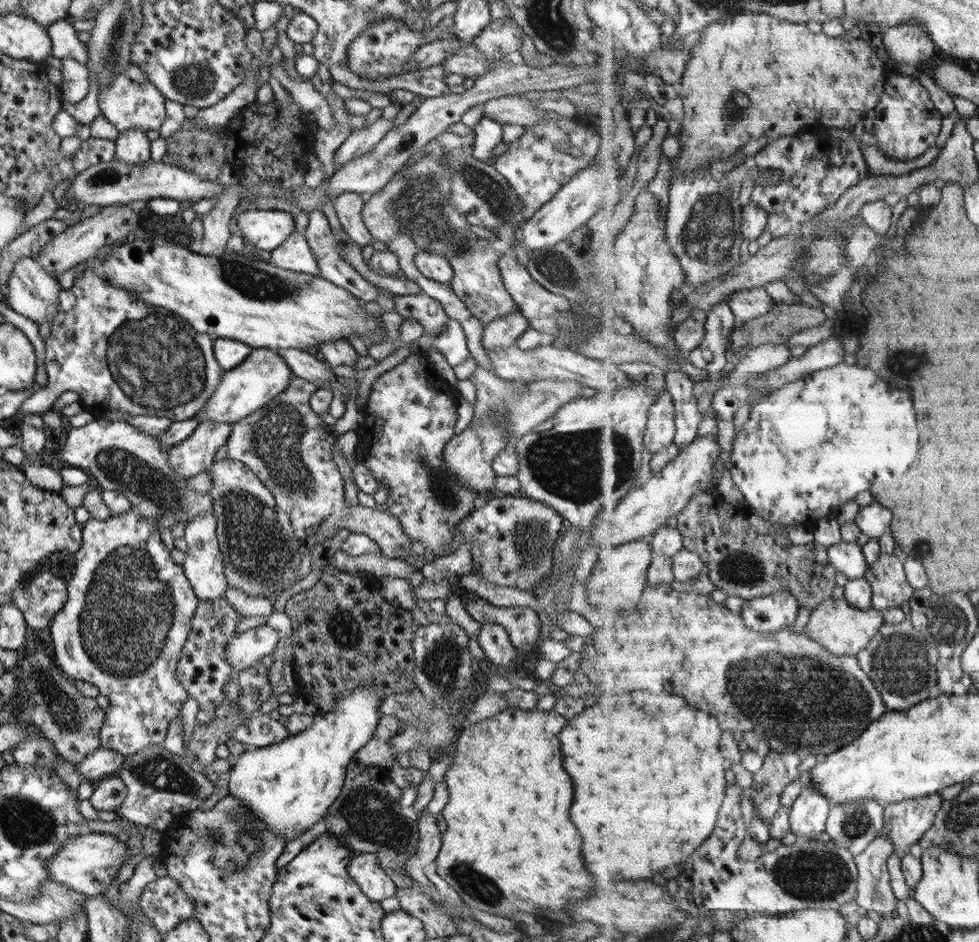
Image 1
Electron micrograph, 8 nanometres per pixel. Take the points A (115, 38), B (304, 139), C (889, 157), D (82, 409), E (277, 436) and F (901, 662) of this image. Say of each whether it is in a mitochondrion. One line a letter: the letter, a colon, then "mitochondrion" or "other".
A: mitochondrion
B: other
C: other
D: other
E: mitochondrion
F: mitochondrion

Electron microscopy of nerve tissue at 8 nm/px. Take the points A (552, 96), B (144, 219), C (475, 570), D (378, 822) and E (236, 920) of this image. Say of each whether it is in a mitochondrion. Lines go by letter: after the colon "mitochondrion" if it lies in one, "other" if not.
A: other
B: other
C: other
D: mitochondrion
E: other

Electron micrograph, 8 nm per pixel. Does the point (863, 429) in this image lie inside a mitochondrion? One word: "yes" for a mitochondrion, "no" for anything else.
no

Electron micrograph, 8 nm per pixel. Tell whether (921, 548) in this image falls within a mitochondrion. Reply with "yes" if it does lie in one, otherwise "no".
yes

